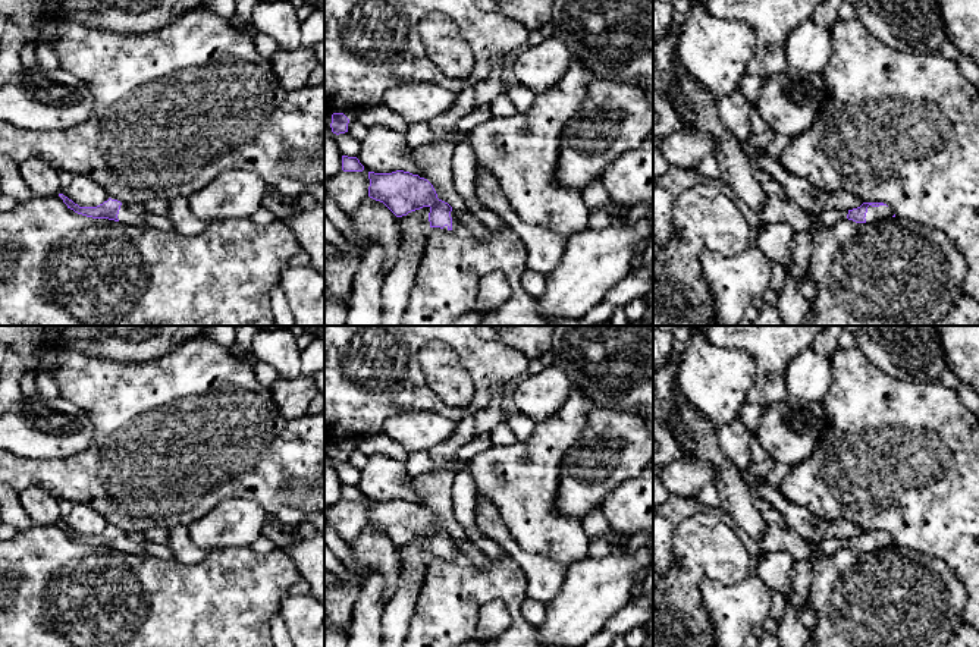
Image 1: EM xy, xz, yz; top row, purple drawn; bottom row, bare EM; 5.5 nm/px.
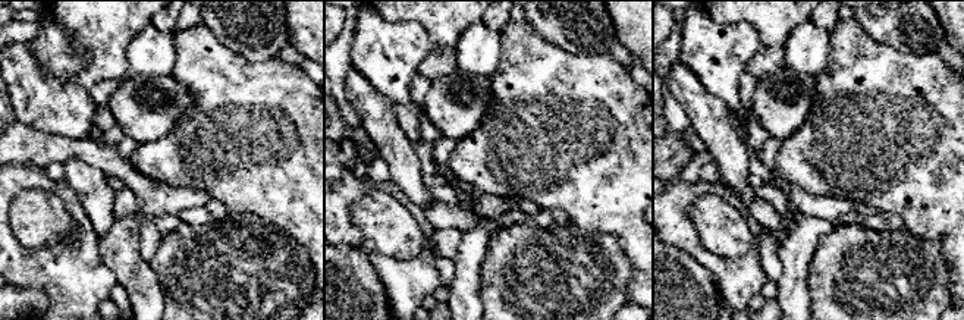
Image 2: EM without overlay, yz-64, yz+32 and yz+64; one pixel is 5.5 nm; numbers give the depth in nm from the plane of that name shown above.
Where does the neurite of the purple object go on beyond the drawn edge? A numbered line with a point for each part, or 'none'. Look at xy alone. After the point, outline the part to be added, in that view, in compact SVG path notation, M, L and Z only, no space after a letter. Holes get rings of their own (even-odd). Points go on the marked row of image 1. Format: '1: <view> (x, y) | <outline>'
1: xy (125, 216) | M122 204L117 219L120 223L123 224L132 224L132 226L138 226L138 227L147 227L147 223L144 222L144 219L135 213L132 213L128 205Z

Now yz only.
1: yz (874, 214) | M869 205L865 219L867 223L875 223L875 222L879 222L882 219L889 219L892 216L894 216L894 211L887 205L879 205L879 207Z

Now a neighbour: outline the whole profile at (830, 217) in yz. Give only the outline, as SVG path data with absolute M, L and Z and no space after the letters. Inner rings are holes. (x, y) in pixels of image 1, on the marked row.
M828 210L813 217L815 227L829 227L838 223L840 220L845 220L848 210Z

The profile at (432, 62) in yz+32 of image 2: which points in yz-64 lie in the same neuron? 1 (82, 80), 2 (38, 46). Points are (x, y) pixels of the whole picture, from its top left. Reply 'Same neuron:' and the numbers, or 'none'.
Same neuron: 1

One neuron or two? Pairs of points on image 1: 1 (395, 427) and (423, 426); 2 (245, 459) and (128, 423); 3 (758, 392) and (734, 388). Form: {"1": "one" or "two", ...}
{"1": "one", "2": "one", "3": "two"}

